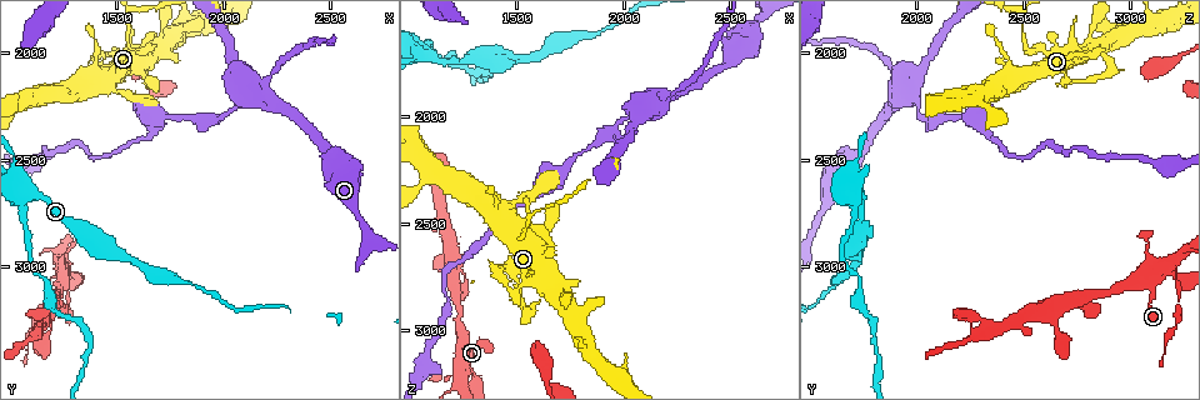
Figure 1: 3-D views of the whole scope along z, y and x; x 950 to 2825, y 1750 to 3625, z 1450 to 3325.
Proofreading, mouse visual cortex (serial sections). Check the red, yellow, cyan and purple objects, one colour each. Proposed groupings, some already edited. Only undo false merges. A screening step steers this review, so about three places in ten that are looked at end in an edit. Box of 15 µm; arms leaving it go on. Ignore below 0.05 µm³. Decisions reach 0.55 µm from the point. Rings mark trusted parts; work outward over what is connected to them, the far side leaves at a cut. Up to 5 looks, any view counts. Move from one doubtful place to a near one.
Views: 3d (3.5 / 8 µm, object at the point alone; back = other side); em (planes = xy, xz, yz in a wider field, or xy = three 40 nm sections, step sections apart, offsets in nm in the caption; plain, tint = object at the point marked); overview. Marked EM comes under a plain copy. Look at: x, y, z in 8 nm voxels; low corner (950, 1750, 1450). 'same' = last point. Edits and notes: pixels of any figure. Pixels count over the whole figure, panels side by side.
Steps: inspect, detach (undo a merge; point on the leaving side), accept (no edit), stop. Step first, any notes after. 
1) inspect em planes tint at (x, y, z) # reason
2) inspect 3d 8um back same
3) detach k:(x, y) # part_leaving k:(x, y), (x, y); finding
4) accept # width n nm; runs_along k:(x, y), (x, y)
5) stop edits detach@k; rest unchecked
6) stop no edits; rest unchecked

inspect 3d 3.5um at (1500, 1990, 2810) # calibre changes

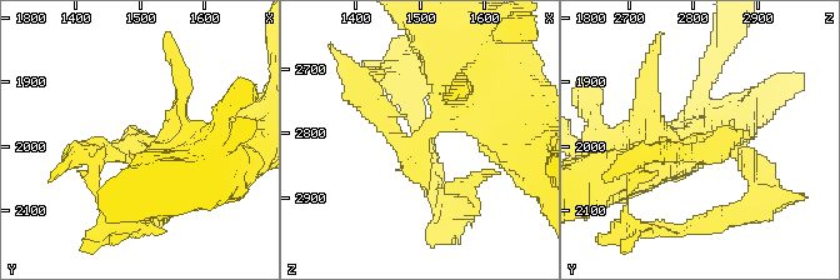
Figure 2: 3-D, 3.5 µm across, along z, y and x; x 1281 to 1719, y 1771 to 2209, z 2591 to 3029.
inspect em xy step 5 tint at (1505, 1985, 2805)

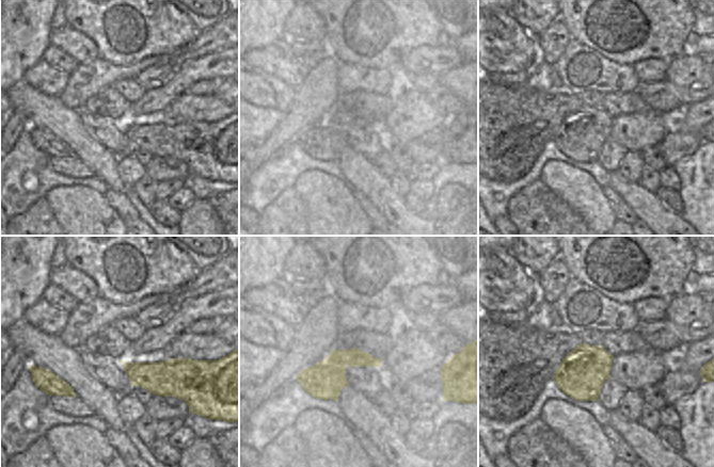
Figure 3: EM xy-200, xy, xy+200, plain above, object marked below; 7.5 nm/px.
inspect em xy step 2 tint same

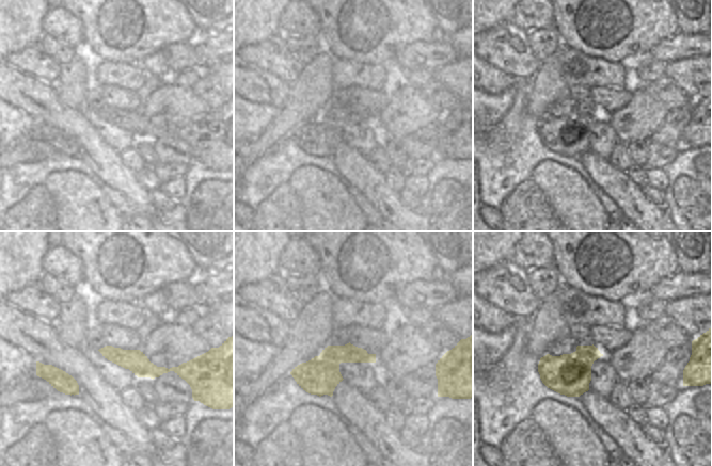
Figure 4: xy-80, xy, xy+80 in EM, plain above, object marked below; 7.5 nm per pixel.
accept # runs_along 4:(104, 350), (149, 370), (182, 370); one cell here

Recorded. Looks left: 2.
inspect 3d 3.5um at (2180, 2140, 1930) # thick turns thin

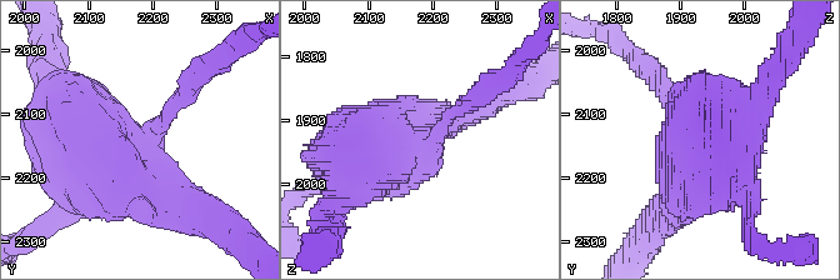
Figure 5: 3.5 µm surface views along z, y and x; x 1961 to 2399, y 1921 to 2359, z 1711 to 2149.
inspect em xy step 1 tint at (2195, 2135, 1940) # arm_widths 200, 700 nm; need the tissue

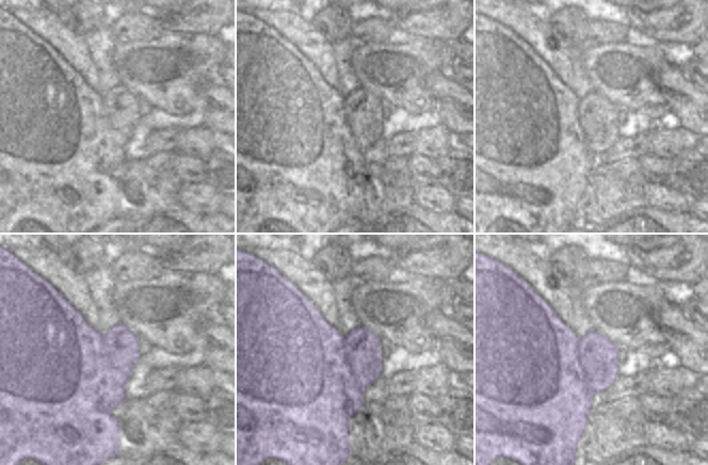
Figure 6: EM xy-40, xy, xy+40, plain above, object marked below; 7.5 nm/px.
detach 5:(169, 105) # part_leaving 5:(743, 195), (749, 238), (781, 256); a second cell is stuck on

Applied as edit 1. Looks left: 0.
stop edits detach@5; rest unchecked

